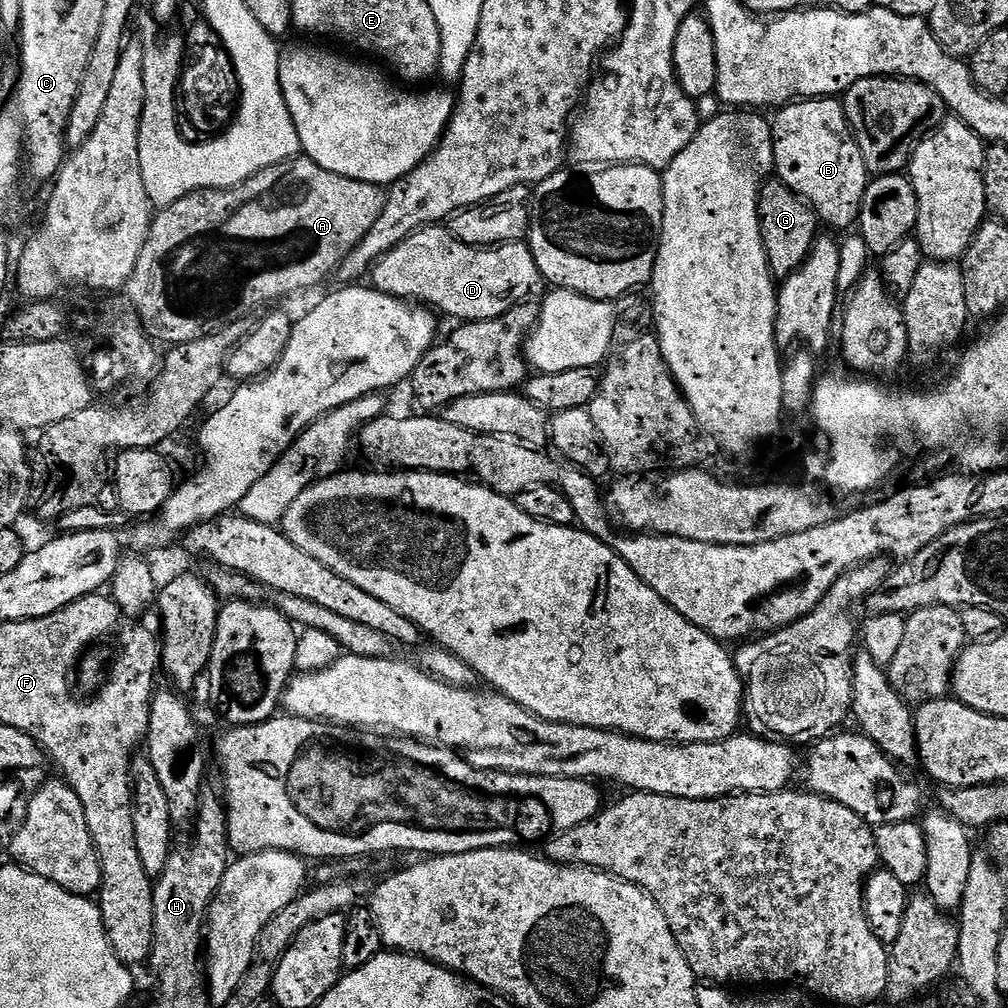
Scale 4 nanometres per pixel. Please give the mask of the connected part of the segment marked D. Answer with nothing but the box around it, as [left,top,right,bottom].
[370,226,545,322]

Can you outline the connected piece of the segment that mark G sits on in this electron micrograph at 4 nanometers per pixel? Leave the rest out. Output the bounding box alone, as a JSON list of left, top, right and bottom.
[758,178,818,282]

